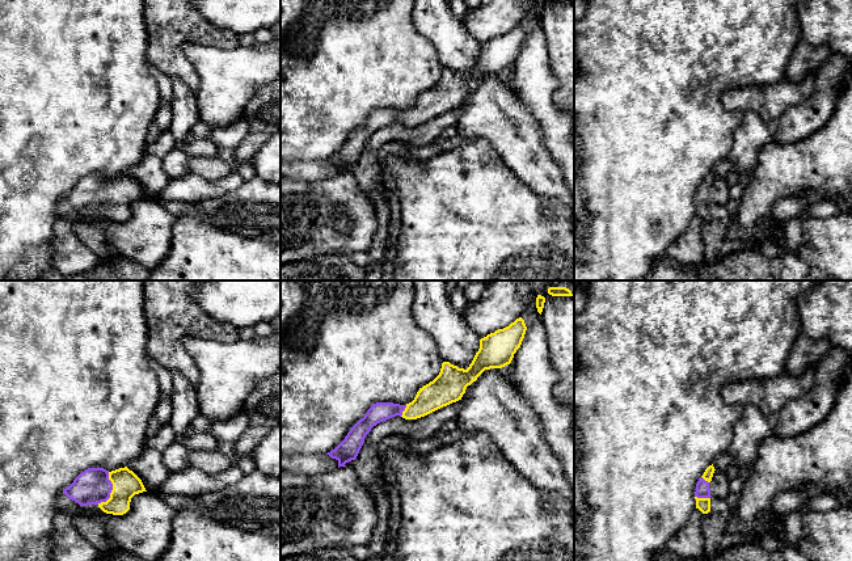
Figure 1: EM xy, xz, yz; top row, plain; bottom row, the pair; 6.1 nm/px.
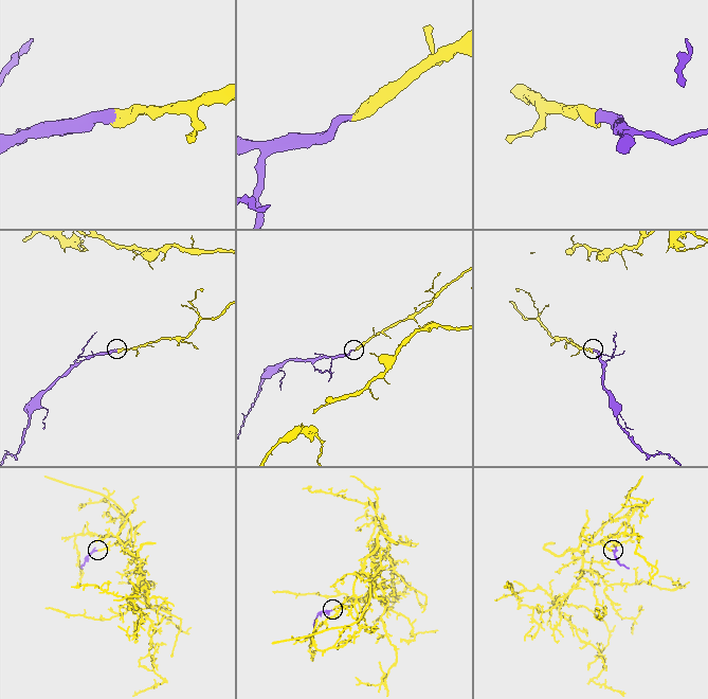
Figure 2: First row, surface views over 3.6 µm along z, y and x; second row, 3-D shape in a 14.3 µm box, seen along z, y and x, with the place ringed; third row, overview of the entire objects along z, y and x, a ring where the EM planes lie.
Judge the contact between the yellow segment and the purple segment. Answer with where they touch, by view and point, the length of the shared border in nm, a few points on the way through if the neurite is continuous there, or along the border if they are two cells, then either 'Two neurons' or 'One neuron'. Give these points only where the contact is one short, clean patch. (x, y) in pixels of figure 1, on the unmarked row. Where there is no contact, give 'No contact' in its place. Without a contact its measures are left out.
Touches yellow at xy (112, 197). Shared border 220 nm. Path across: xy (126, 190), (112, 197), (92, 193). One neuron

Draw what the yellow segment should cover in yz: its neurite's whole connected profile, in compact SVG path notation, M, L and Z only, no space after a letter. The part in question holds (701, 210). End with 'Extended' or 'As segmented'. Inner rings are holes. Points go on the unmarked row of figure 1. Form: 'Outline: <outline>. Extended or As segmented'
Outline: M713 170L709 172L696 190L696 198L695 198L696 215L699 215L703 220L708 220L710 218L712 202L709 195L709 189L712 187L714 177L716 176Z. Extended

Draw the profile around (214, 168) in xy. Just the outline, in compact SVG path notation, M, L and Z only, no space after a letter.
M218 153L214 157L190 159L187 172L204 180L216 181L235 173L235 168L232 164L227 164Z

